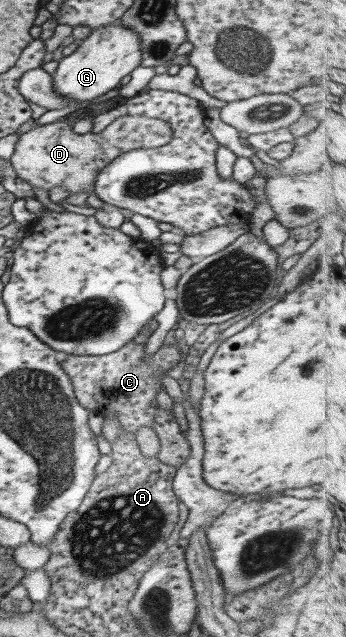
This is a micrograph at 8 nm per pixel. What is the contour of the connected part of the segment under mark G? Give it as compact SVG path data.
M117 21L95 29L83 38L73 53L62 57L51 74L52 86L67 99L88 105L90 102L113 94L122 79L132 72L141 61L141 46L137 32Z

